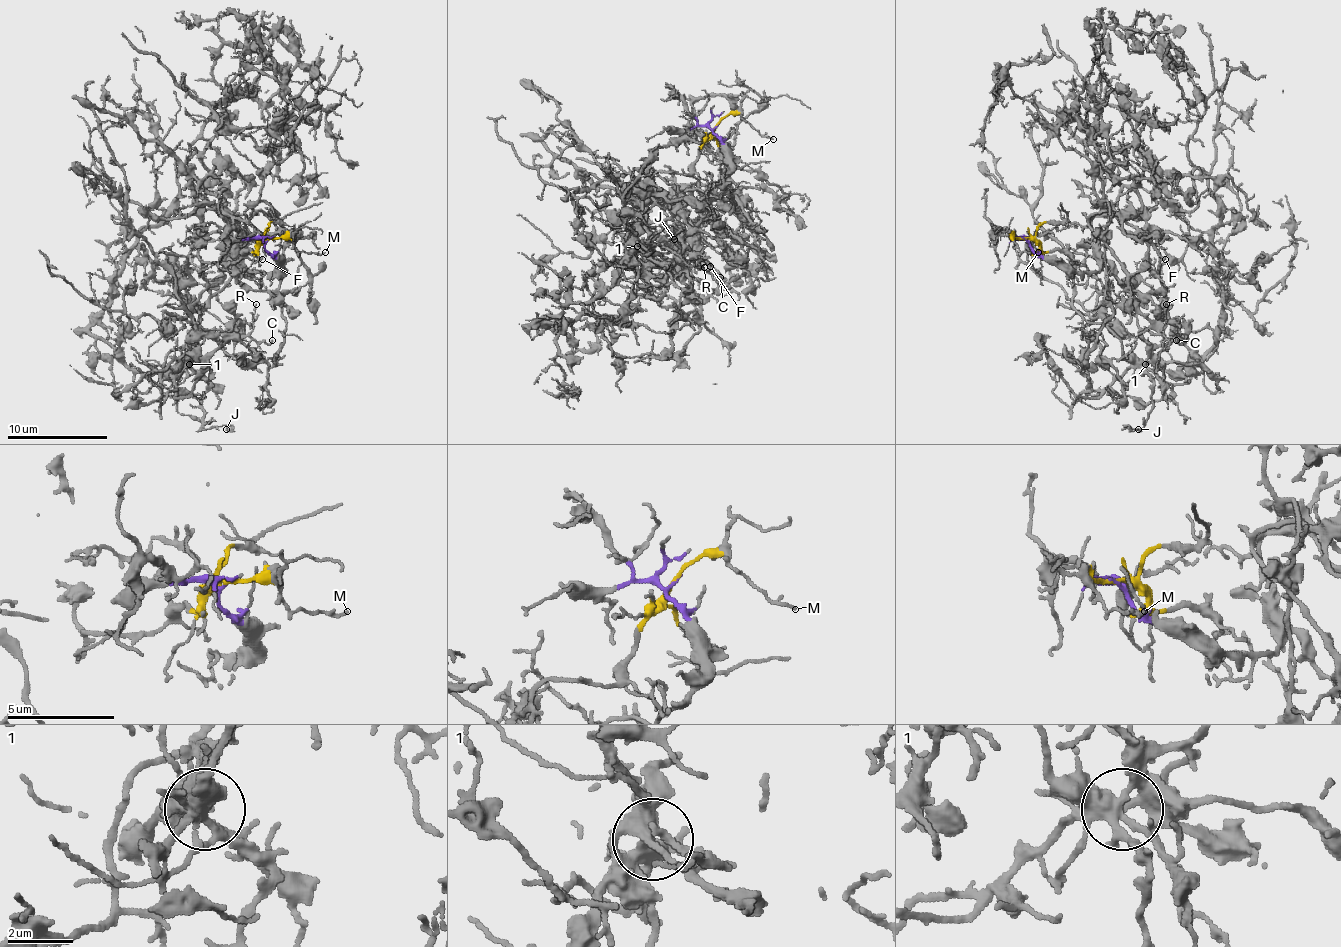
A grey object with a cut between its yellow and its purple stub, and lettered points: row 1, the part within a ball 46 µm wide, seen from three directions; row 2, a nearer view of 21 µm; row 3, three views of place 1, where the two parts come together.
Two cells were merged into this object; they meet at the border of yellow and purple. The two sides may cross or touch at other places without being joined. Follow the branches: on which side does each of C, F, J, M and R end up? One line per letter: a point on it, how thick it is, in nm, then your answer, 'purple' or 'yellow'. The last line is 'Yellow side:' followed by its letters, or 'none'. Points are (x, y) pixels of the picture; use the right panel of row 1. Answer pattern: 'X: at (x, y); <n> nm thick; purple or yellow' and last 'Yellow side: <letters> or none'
C: at (1176, 340); 150 nm thick; yellow
F: at (1165, 259); 150 nm thick; yellow
J: at (1138, 429); 110 nm thick; yellow
M: at (1038, 252); 90 nm thick; yellow
R: at (1166, 304); 140 nm thick; yellow
Yellow side: C, F, J, M, R

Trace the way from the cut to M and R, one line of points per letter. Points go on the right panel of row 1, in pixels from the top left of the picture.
M: (1027, 239), (1012, 239), (1022, 252), (1037, 252)
R: (1027, 239), (1044, 252), (1059, 249), (1069, 262), (1082, 264), (1152, 334), (1164, 334), (1167, 304)

